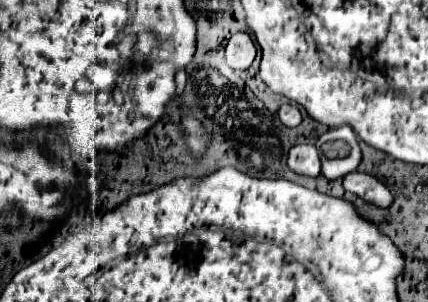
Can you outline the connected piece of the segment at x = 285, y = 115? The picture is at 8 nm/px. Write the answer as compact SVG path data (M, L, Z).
M282 105L278 111L278 117L286 127L298 127L302 121L302 113L296 105Z

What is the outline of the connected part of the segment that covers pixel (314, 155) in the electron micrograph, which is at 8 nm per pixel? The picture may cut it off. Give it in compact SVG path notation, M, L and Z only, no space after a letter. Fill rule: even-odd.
M296 145L290 149L288 155L288 167L306 177L318 177L320 175L320 159L314 145Z

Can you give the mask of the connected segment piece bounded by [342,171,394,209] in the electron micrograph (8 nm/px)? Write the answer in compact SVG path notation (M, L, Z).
M354 171L354 173L344 177L342 185L344 185L346 191L350 191L356 197L360 197L368 205L374 205L374 207L380 207L380 209L388 209L392 205L392 199L394 199L392 193L386 189L384 183L380 183L370 173Z

